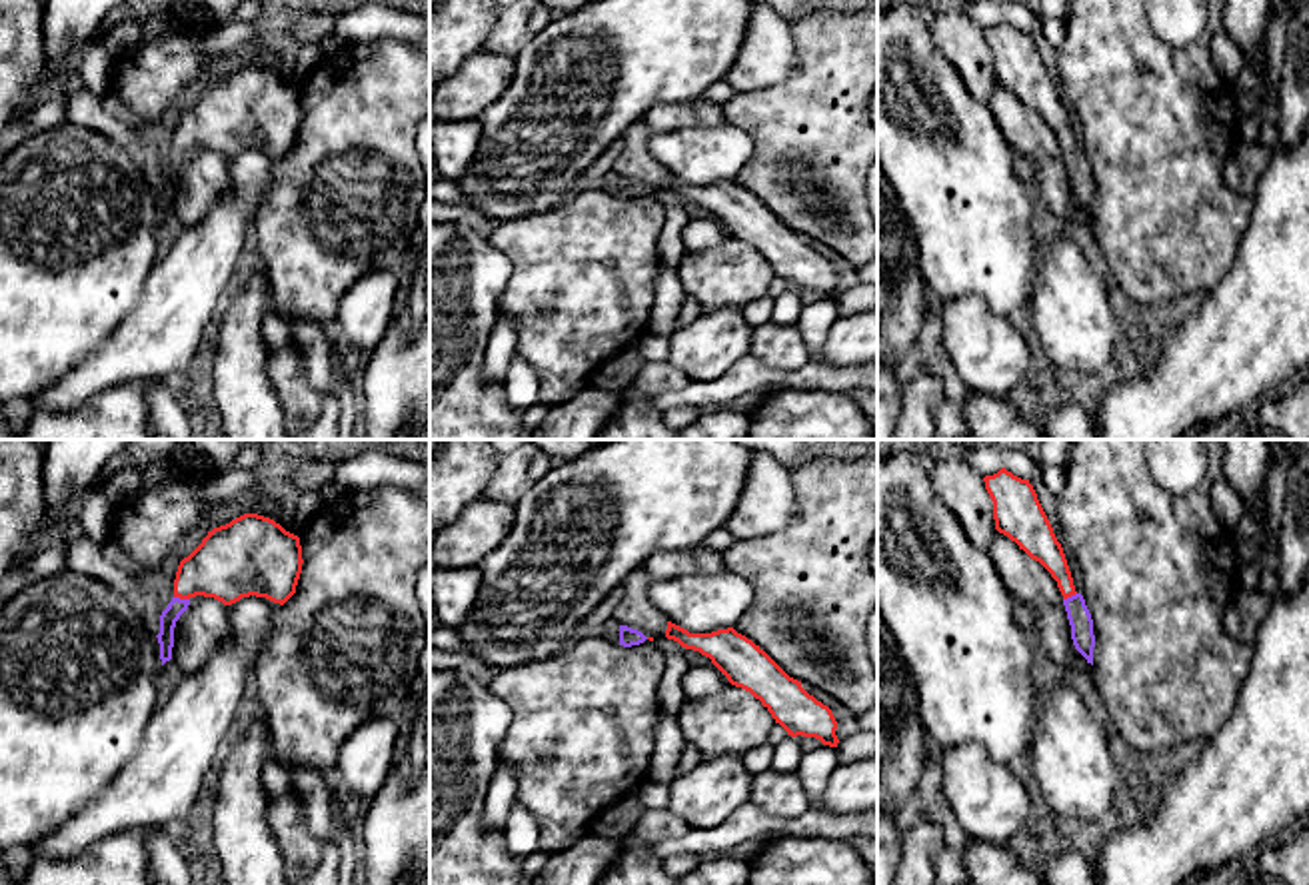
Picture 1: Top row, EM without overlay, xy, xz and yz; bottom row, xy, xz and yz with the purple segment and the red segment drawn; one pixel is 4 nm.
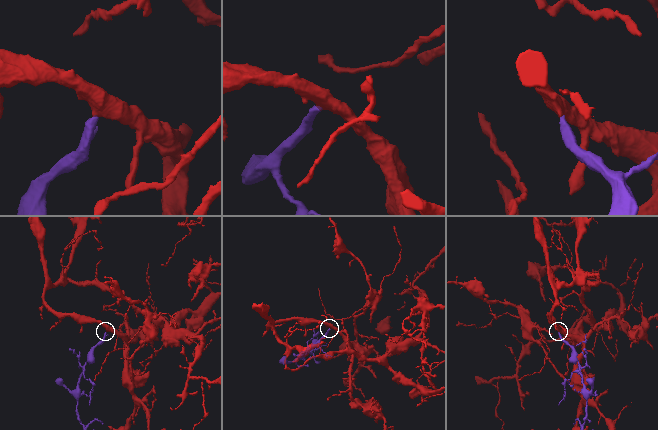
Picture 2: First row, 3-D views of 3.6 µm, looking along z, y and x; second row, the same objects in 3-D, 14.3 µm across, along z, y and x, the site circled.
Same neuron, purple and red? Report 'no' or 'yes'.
yes

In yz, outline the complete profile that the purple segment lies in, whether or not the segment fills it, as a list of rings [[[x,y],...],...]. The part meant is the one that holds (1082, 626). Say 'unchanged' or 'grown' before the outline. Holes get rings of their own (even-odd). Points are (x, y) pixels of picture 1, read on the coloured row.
grown; [[[1005,467],[993,475],[985,475],[983,481],[993,501],[995,529],[1015,541],[1031,559],[1039,561],[1057,581],[1071,625],[1073,645],[1093,665],[1093,619],[1083,595],[1075,591],[1063,547],[1053,533],[1033,485],[1029,479],[1021,479]]]

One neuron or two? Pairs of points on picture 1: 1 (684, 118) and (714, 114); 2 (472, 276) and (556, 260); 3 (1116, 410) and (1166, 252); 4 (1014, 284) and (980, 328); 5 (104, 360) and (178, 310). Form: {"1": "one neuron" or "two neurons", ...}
{"1": "one neuron", "2": "two neurons", "3": "two neurons", "4": "two neurons", "5": "one neuron"}

